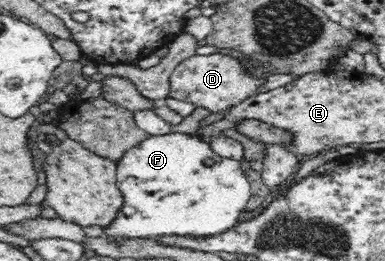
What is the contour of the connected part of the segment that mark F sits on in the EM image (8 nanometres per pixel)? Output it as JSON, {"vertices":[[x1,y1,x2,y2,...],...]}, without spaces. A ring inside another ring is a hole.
{"vertices":[[196,134,150,135,126,151,123,159,117,162,117,185,125,203,121,216,113,227,107,227,105,235,141,238,155,234,208,236,225,231,239,219,239,213,246,209,252,195,246,168,245,163,216,154,211,143,206,143],[207,159,213,159,214,164,207,165]]}

